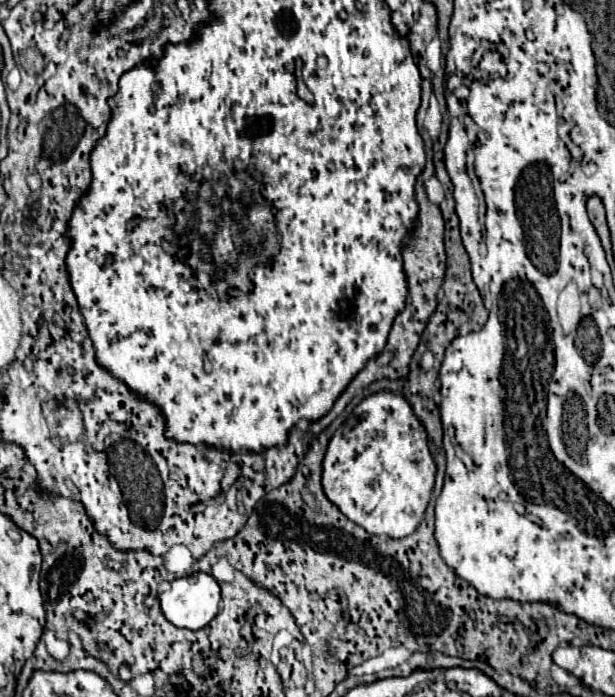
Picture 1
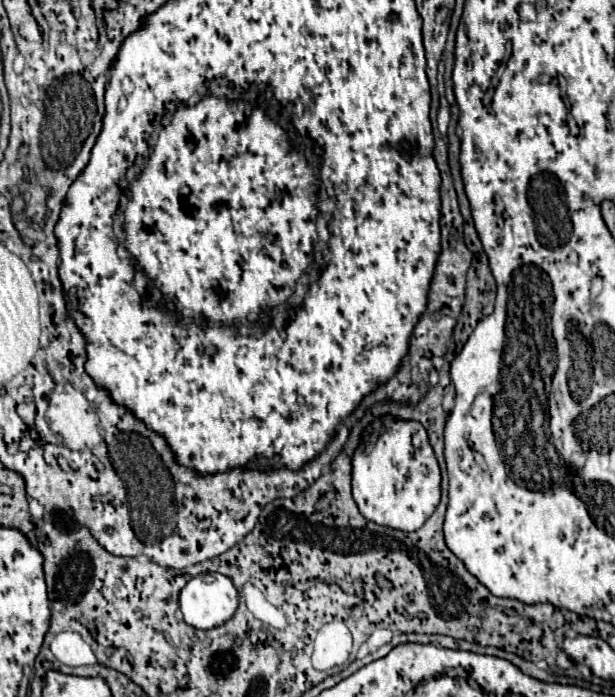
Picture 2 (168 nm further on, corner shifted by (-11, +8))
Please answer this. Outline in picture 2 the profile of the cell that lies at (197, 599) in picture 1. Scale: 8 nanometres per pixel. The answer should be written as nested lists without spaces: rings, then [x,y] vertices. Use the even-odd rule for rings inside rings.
[[[218,572],[194,576],[180,592],[180,610],[184,614],[184,622],[198,630],[210,630],[222,626],[224,622],[228,622],[228,618],[232,618],[236,608],[238,608],[238,590],[234,588],[228,576],[222,576]]]

